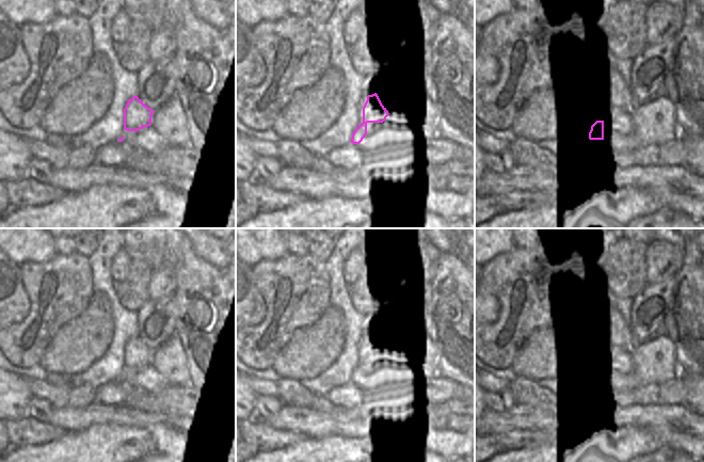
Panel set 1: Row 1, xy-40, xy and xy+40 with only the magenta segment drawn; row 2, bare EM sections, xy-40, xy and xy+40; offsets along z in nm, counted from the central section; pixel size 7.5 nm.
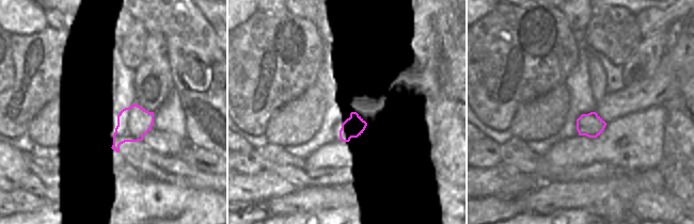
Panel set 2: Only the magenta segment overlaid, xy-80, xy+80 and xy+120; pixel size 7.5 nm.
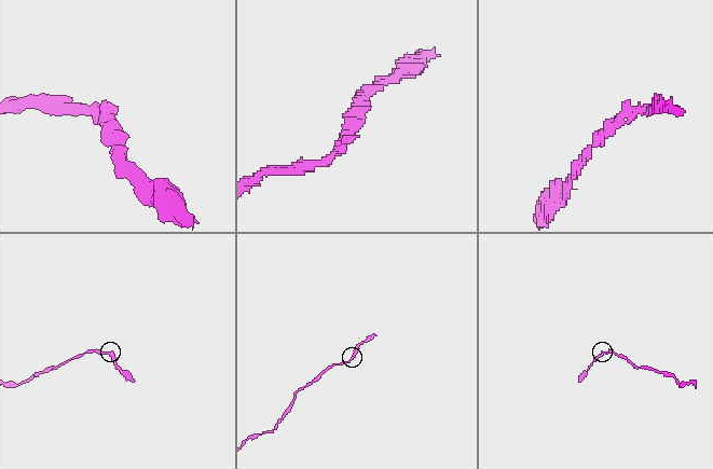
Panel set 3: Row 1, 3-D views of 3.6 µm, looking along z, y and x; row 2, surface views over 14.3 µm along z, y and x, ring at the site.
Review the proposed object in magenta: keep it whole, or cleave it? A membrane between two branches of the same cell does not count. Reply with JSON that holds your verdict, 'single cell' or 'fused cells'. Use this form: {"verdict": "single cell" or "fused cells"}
{"verdict": "single cell"}

